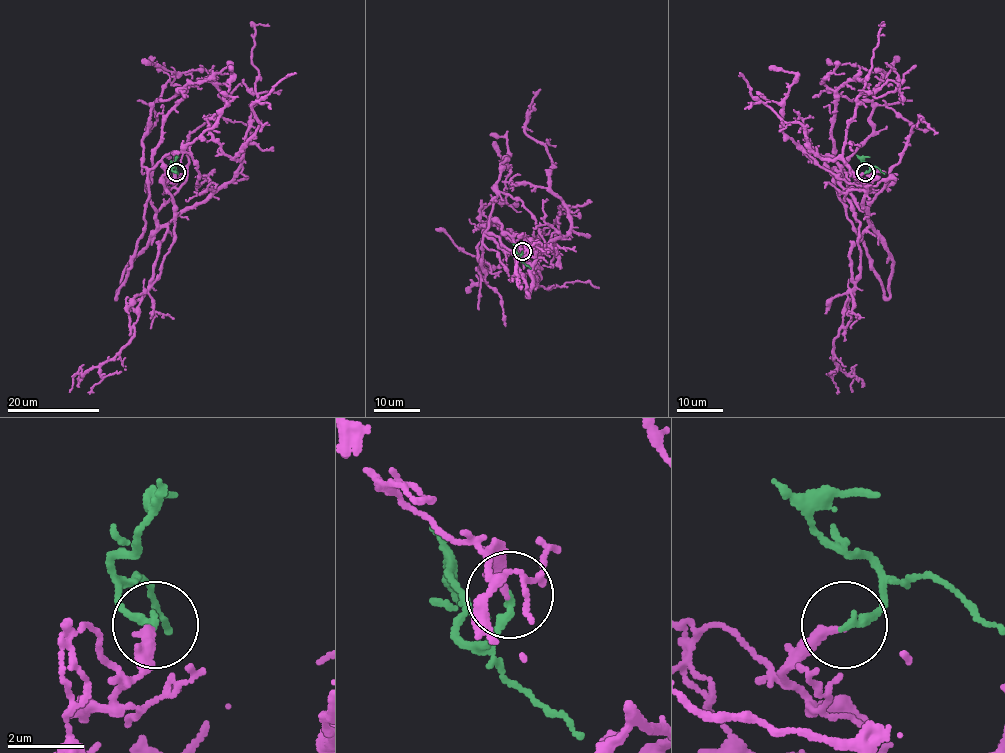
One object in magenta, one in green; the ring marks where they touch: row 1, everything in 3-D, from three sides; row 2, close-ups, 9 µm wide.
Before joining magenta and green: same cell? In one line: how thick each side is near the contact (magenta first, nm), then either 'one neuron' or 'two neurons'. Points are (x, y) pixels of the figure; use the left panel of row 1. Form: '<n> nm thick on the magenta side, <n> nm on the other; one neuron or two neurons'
260 nm thick on the magenta side, 200 nm on the other; one neuron

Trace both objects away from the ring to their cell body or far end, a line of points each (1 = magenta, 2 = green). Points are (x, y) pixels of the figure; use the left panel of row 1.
1: (175, 173), (165, 188), (160, 162), (147, 172), (159, 225), (233, 179), (260, 124), (251, 107), (296, 72)
2: (175, 172), (171, 166), (179, 157)

